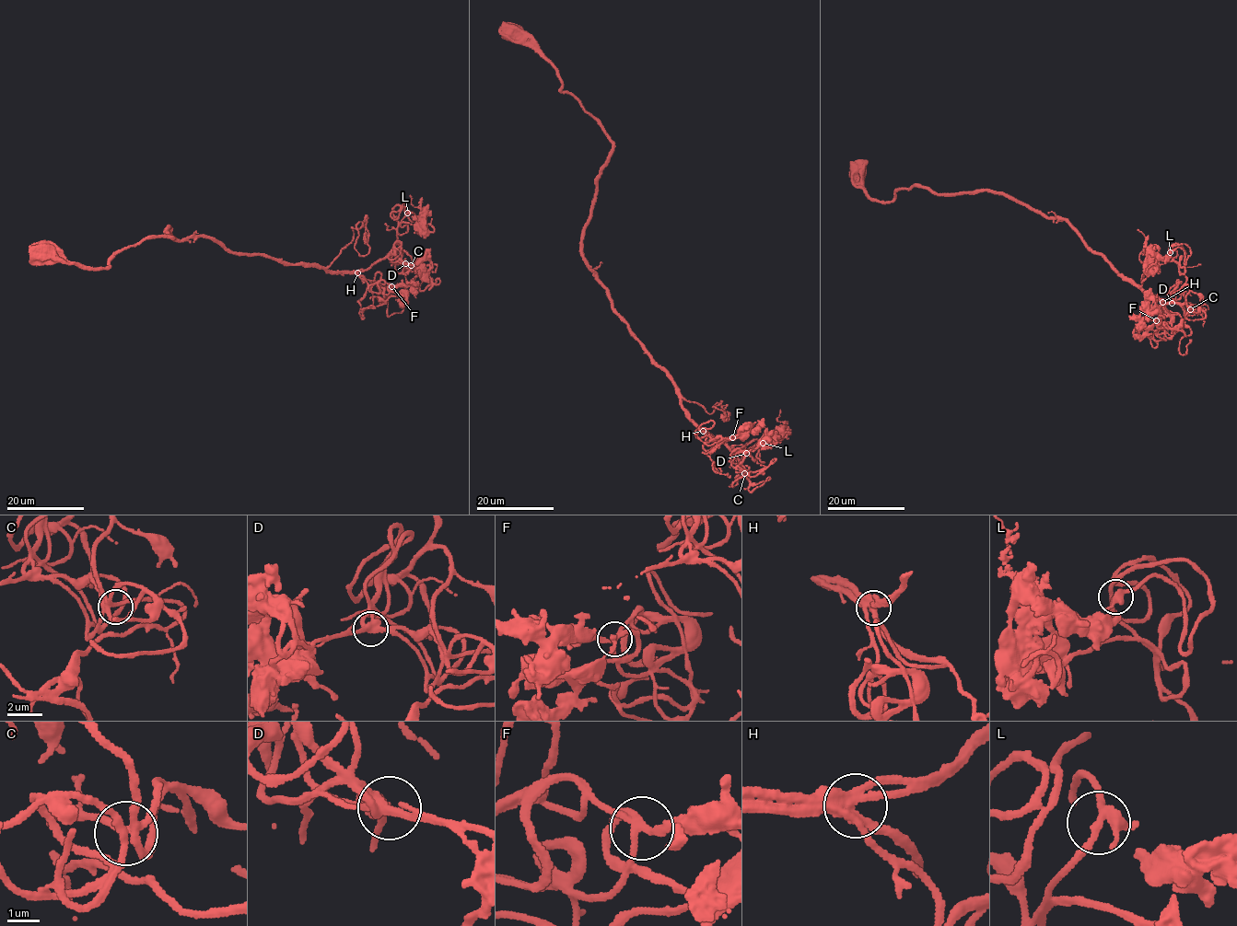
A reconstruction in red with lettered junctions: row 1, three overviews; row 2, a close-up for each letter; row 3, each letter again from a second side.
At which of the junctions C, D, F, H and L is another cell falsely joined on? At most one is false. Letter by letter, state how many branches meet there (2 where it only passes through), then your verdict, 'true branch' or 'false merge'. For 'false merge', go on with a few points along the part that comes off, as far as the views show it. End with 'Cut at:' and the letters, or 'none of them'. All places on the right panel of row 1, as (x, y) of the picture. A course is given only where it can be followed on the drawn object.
C: 6 branches meet; true branch
D: 4 branches meet; true branch
F: 4 branches meet; true branch
H: 4 branches meet; true branch
L: 4 branches meet; true branch
Cut at: none of them

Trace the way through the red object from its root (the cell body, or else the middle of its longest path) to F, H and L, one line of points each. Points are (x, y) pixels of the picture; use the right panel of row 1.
F: (857, 168), (874, 200), (915, 186), (988, 190), (1068, 221), (1159, 298), (1156, 320)
H: (857, 168), (874, 200), (890, 202), (915, 186), (1013, 197), (1068, 221), (1117, 274), (1162, 302)
L: (857, 168), (874, 200), (915, 186), (1013, 197), (1068, 221), (1117, 274), (1164, 301), (1186, 280), (1170, 251)

